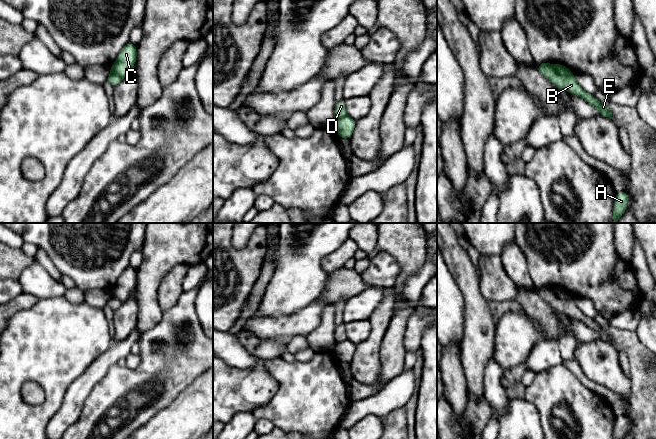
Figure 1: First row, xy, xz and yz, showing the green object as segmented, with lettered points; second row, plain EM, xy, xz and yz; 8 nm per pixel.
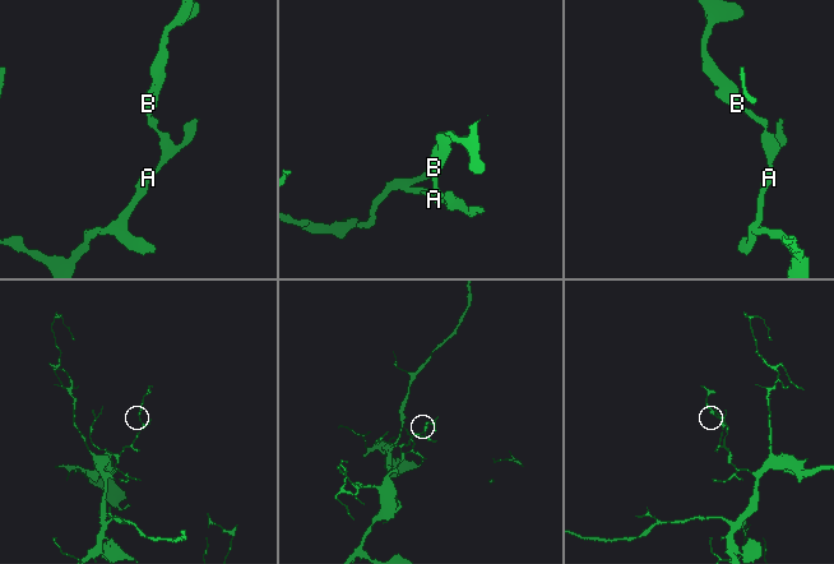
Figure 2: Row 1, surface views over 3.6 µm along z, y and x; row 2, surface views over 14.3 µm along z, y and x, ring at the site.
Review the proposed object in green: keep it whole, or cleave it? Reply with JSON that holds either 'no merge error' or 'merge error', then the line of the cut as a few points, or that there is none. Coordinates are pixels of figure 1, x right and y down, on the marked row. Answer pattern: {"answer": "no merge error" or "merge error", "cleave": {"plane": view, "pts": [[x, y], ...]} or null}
{"answer": "merge error", "cleave": {"plane": "yz", "pts": [[553, 65], [554, 69], [560, 74], [573, 74]]}}

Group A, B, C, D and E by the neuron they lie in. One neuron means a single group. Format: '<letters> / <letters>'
A B D E / C

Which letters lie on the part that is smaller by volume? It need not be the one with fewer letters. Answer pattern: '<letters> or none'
C

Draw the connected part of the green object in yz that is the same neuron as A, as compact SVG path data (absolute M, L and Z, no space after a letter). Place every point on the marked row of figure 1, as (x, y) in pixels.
M626 191L617 192L615 195L612 223L616 223L616 221L624 214L627 205L628 205L627 192Z

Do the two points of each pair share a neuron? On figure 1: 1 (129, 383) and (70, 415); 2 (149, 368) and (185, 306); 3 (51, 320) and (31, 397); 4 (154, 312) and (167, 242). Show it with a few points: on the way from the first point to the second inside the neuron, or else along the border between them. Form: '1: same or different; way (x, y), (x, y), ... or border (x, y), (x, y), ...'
1: different; border (93, 388), (83, 403), (79, 417), (68, 428)
2: same; way (149, 352), (147, 341), (156, 336), (170, 322)
3: different; border (26, 381), (42, 388), (40, 404)
4: same; way (150, 295), (150, 273), (158, 259)

